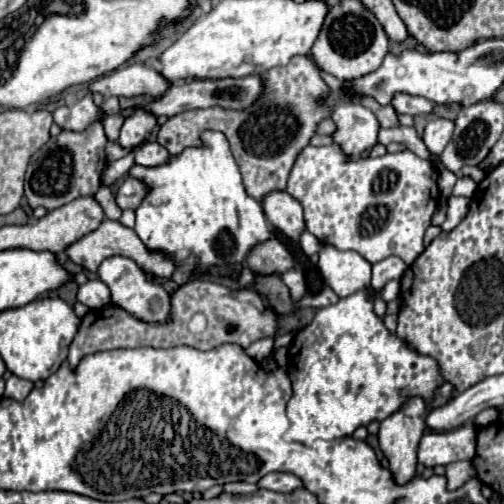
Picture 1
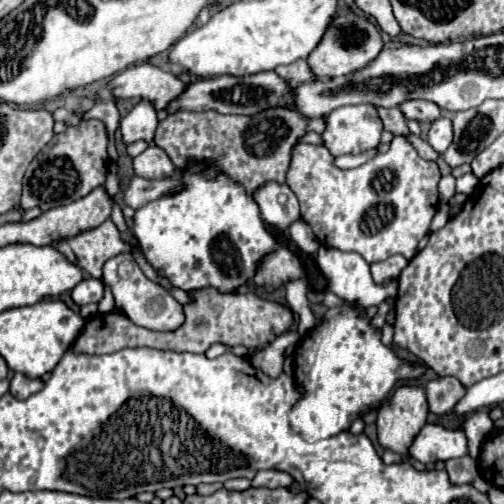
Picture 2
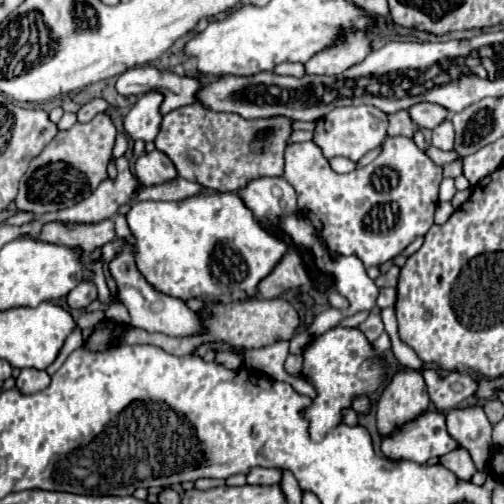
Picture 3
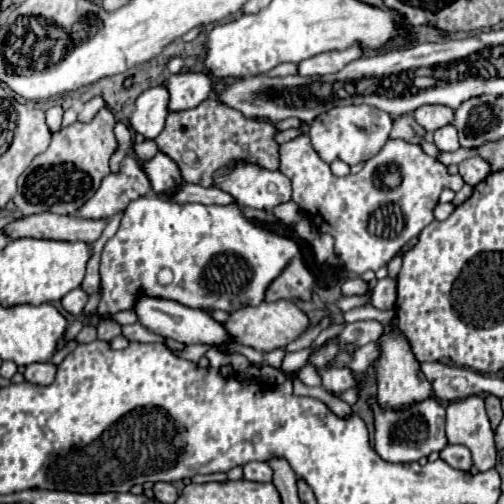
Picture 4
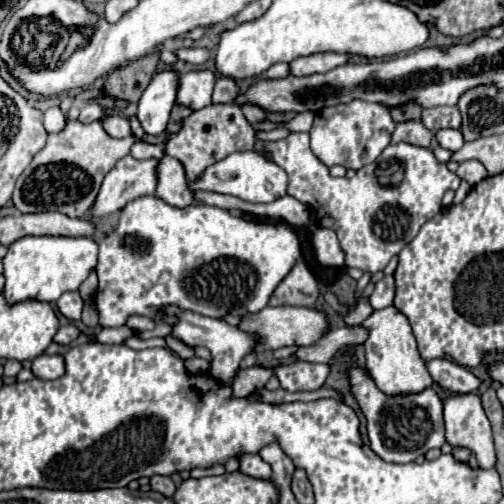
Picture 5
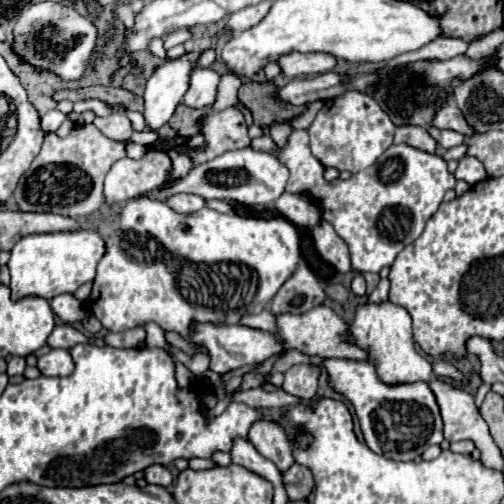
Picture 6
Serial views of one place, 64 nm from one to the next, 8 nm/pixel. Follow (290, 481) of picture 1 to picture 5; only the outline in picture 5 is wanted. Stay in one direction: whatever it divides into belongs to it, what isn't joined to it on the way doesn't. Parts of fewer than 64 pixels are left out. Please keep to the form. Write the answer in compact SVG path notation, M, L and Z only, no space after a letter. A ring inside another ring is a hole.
M258 454L256 456L238 456L240 470L248 476L262 478L262 480L272 480L272 466L264 462Z

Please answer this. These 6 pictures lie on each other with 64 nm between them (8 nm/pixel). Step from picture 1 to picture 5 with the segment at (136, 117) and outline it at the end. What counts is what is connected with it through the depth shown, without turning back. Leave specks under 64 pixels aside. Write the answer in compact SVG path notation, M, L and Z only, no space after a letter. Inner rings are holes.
M174 68L156 72L138 100L138 120L146 134L160 134L166 130L172 106L176 102L176 88L180 88L180 74Z

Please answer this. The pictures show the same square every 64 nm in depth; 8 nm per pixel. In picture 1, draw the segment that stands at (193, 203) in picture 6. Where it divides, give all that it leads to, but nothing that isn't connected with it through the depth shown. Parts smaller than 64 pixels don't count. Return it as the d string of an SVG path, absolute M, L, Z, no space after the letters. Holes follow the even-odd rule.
M148 142L134 154L134 162L140 166L146 166L146 168L168 164L168 158L170 158L168 150L164 146L160 146L158 142Z

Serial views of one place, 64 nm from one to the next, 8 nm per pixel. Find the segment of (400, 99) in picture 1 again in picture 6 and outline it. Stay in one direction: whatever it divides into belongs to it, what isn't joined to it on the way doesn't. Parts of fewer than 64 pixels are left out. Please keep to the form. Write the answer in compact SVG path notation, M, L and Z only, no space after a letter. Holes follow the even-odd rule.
M446 104L436 112L436 118L432 122L432 126L436 128L448 128L448 130L456 130L462 136L470 138L476 136L476 132L472 132L472 126L464 120L464 114L460 112L460 108L456 104Z

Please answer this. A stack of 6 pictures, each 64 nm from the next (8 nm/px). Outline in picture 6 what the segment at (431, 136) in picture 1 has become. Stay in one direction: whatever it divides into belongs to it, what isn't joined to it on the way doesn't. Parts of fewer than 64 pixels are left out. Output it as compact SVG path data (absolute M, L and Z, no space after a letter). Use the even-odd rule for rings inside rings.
M428 126L428 134L438 142L438 146L442 146L446 150L454 148L466 140L462 134L454 132L454 130L438 130L438 128L430 128L430 126Z

